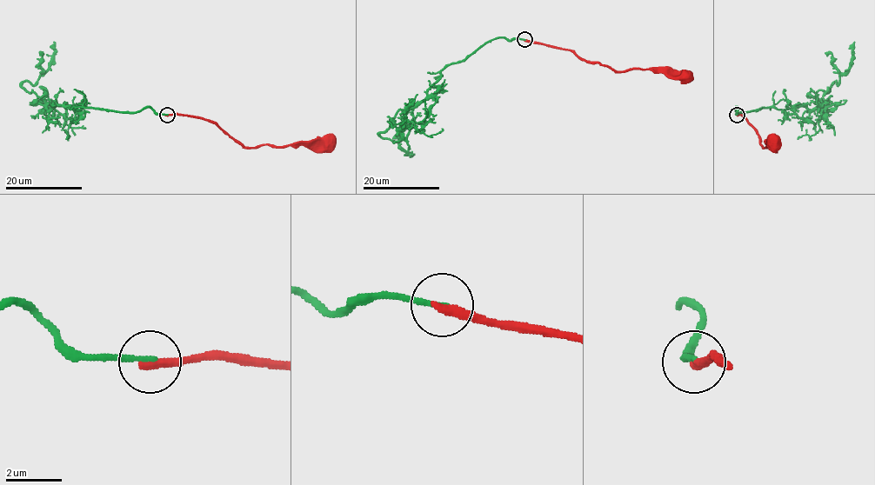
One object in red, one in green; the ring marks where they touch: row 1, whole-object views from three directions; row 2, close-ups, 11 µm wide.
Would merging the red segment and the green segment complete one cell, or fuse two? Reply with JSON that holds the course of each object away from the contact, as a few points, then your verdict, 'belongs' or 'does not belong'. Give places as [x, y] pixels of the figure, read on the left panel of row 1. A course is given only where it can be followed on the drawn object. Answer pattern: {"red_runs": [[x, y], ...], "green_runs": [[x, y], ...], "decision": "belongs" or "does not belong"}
{"red_runs": [[167, 114], [210, 120], [249, 148], [262, 145], [328, 145]], "green_runs": [[167, 114], [149, 107], [48, 109], [46, 94], [21, 83], [34, 85], [48, 69], [55, 42]], "decision": "does not belong"}

